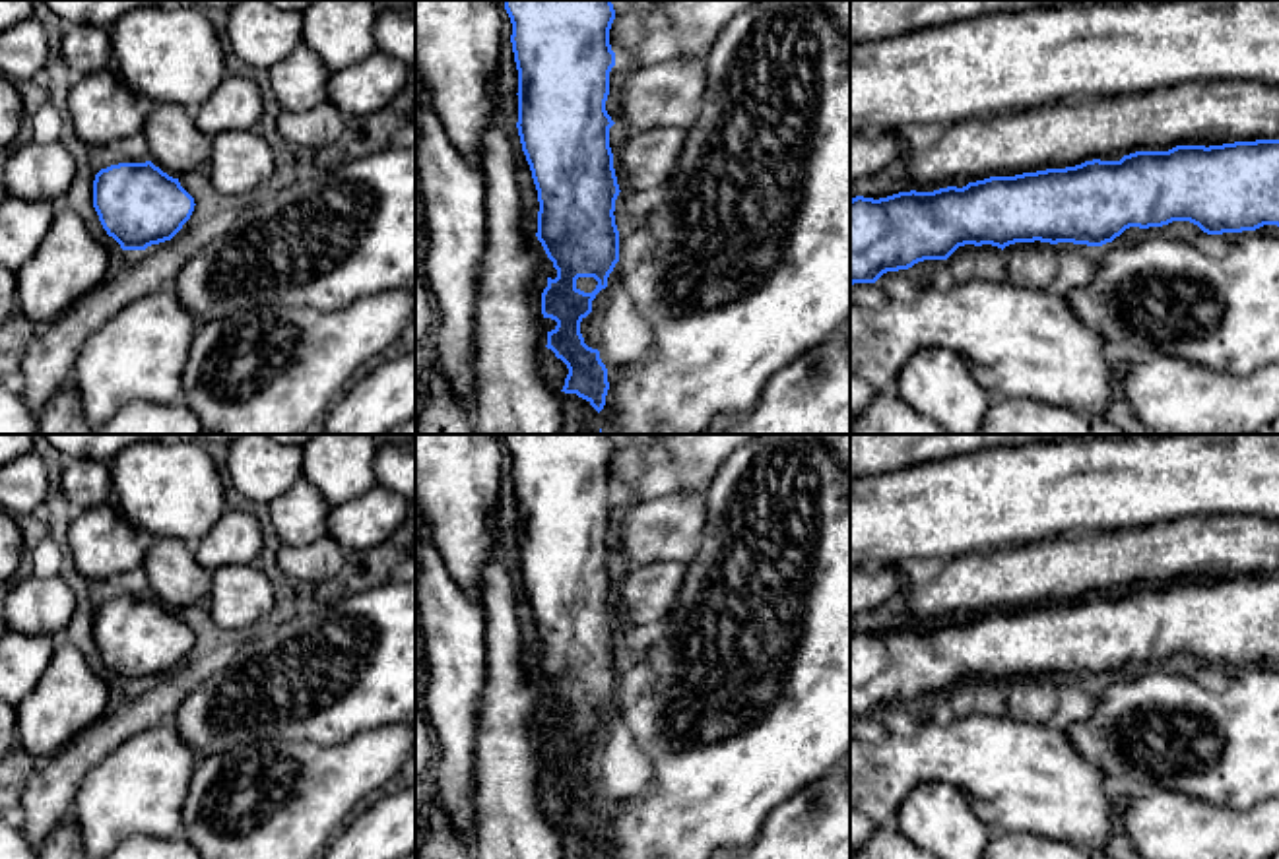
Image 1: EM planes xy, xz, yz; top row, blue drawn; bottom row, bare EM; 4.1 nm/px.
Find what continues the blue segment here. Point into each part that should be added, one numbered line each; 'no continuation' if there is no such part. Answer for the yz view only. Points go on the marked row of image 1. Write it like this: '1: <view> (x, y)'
no continuation

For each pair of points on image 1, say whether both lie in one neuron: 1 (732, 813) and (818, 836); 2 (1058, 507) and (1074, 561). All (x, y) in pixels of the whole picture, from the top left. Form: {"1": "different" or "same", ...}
{"1": "different", "2": "different"}

